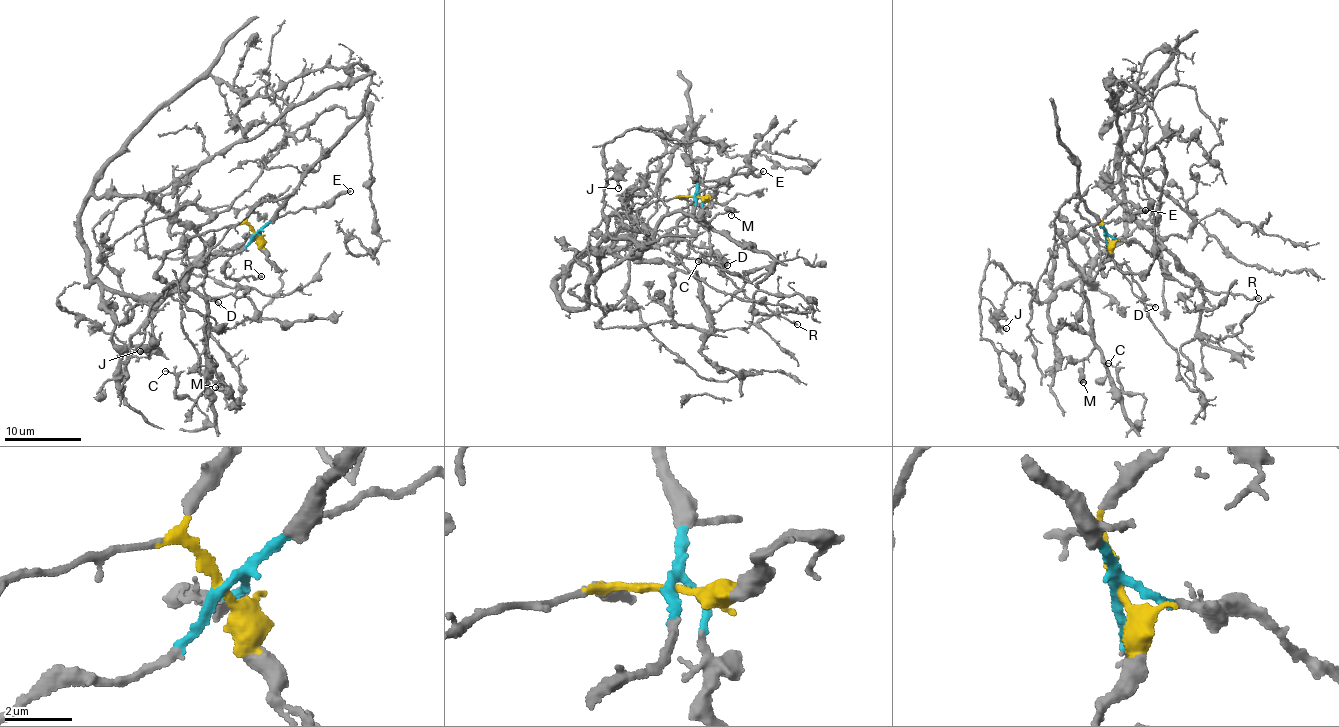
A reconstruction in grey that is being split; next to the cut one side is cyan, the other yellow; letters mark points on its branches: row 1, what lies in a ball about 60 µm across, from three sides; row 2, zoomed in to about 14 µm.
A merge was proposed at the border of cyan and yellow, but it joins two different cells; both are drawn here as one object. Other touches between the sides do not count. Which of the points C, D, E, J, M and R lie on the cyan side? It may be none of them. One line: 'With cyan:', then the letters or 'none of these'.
With cyan: D, E, R

